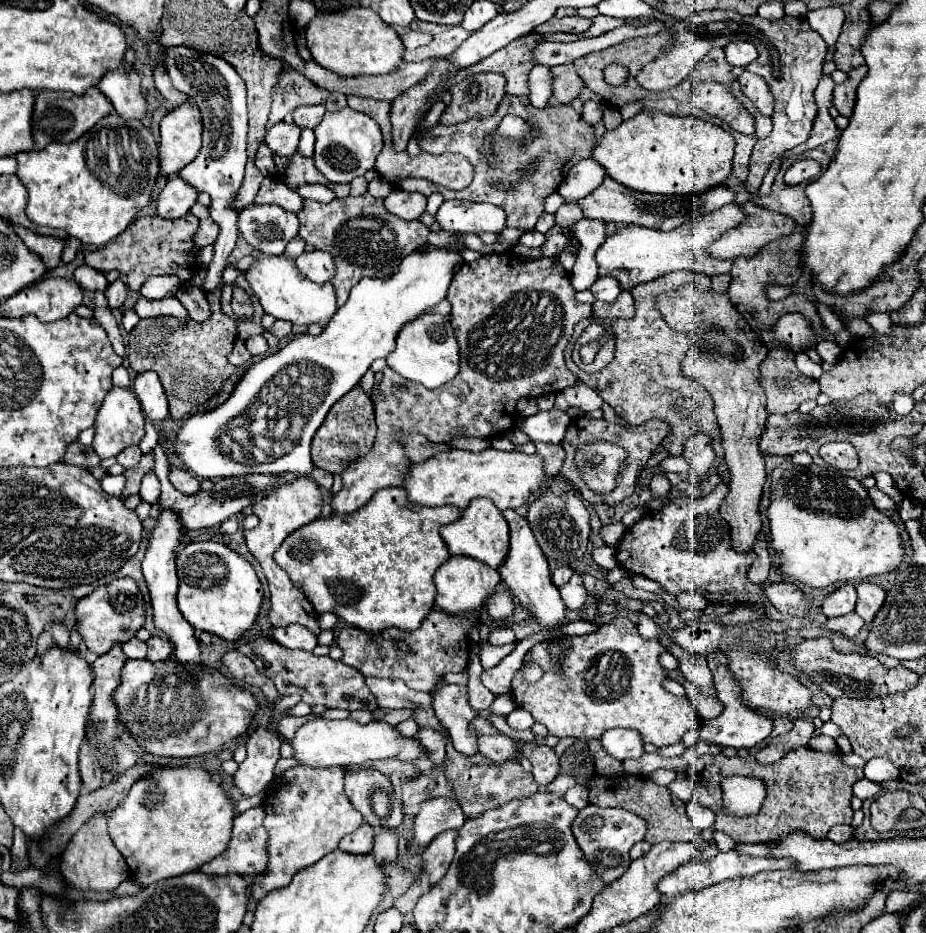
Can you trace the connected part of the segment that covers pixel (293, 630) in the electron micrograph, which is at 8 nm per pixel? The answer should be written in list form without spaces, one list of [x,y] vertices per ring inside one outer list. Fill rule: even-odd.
[[[288,625],[288,627],[274,627],[272,629],[276,643],[288,649],[302,649],[312,651],[318,645],[318,637],[304,629],[302,625]]]

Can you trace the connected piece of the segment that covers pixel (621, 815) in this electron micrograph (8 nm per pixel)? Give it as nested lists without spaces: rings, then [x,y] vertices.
[[[590,805],[590,807],[584,807],[578,811],[576,821],[572,821],[572,833],[574,833],[576,843],[584,851],[586,859],[592,863],[596,873],[602,877],[602,881],[612,883],[618,877],[622,877],[622,873],[628,869],[628,865],[630,865],[628,851],[634,843],[644,839],[646,823],[638,815],[618,809],[618,807],[602,809],[602,807]]]

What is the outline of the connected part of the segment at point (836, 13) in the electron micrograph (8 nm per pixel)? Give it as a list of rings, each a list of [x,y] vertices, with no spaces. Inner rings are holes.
[[[840,7],[809,10],[806,19],[808,19],[810,27],[822,35],[826,45],[835,46],[842,23],[844,23],[844,13]]]

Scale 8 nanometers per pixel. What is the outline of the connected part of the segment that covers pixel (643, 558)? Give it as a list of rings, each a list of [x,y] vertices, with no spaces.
[[[720,483],[712,493],[700,499],[686,495],[662,501],[660,509],[648,511],[636,521],[616,547],[616,561],[622,569],[636,575],[644,575],[670,595],[684,591],[700,593],[710,603],[722,605],[754,605],[772,603],[774,609],[792,617],[804,617],[812,609],[812,601],[792,581],[754,585],[748,579],[748,569],[756,559],[756,553],[738,553],[732,547],[730,525],[720,517],[720,505],[728,495],[728,485]]]

